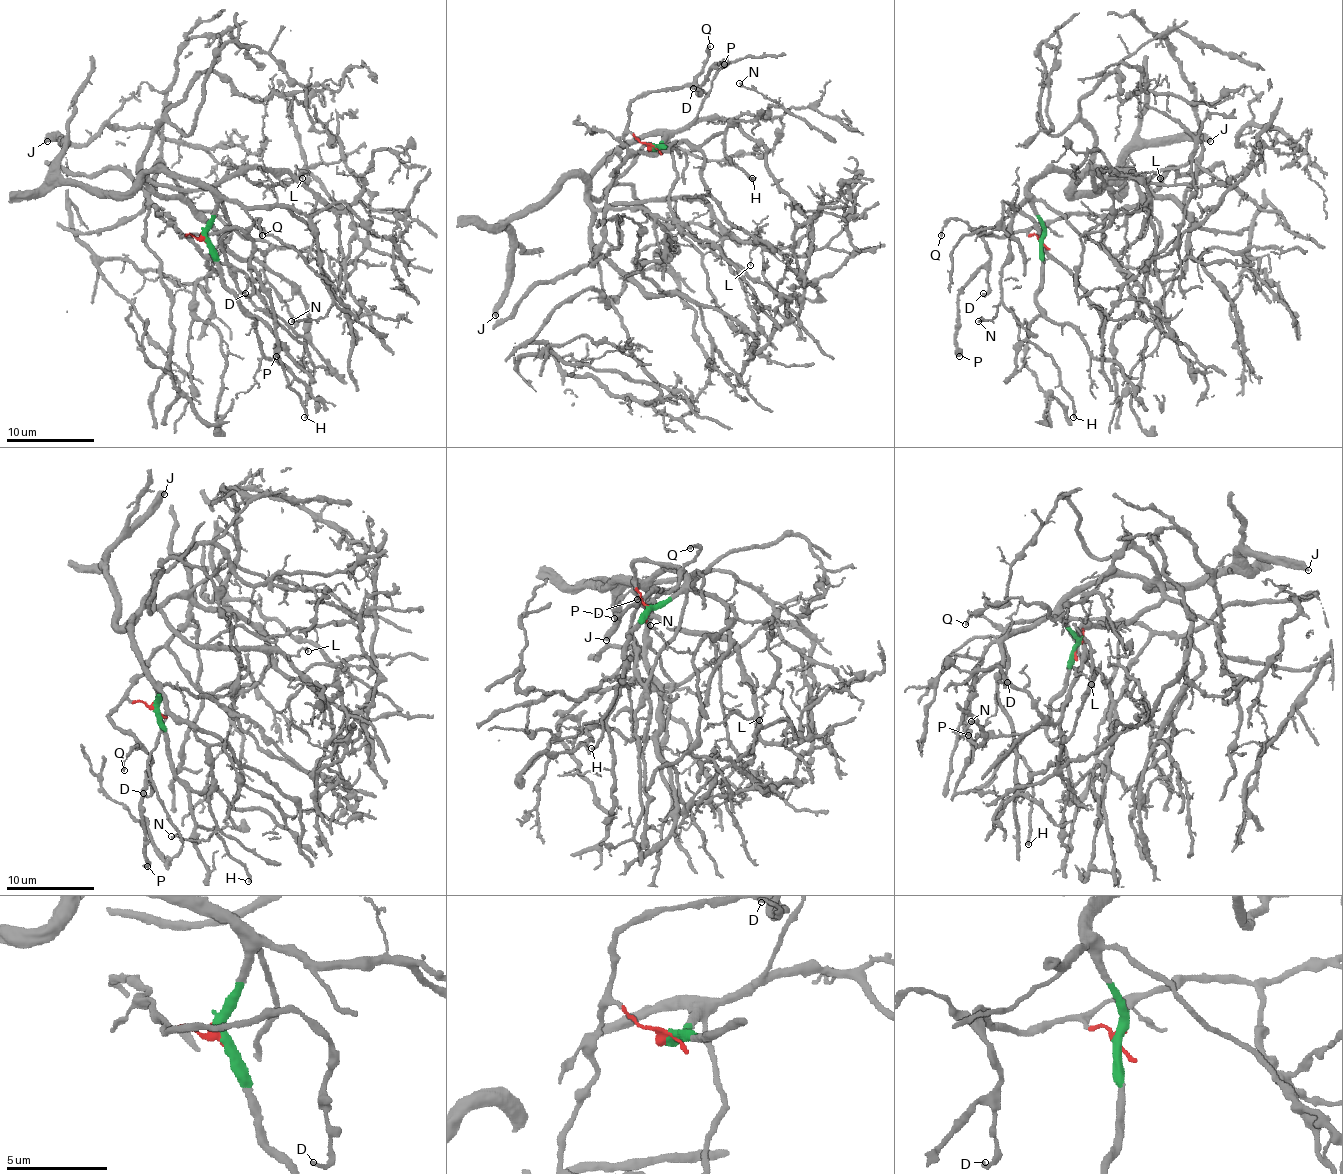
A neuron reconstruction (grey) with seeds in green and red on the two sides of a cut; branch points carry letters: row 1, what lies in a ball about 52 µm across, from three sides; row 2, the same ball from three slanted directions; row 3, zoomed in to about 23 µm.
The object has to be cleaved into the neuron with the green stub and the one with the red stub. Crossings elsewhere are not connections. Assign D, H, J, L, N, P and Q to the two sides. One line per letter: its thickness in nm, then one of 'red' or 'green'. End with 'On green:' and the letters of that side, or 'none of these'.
D: 160 nm | red
H: 240 nm | green
J: 400 nm | green
L: 100 nm | green
N: 150 nm | green
P: 500 nm | red
Q: 180 nm | red
On green: H, J, L, N

